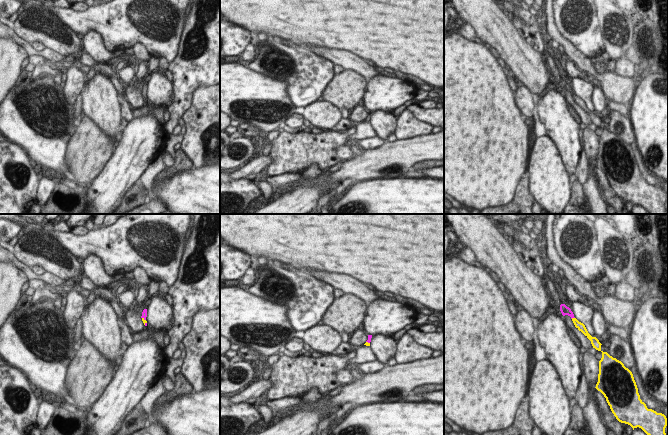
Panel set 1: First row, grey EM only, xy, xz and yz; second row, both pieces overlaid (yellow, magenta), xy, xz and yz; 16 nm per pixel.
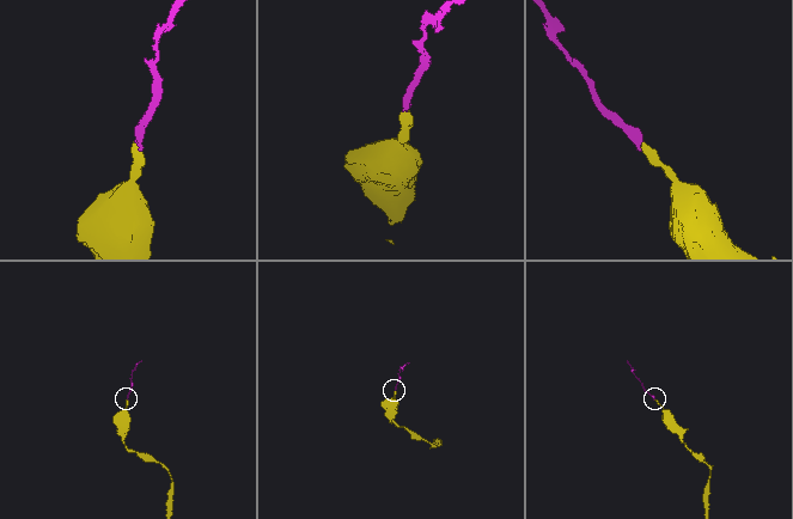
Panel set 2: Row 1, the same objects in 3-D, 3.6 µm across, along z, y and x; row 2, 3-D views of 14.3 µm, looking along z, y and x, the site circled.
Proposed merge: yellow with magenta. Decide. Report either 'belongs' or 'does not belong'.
belongs

